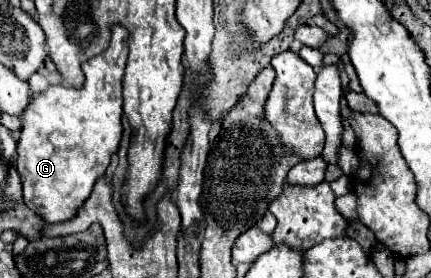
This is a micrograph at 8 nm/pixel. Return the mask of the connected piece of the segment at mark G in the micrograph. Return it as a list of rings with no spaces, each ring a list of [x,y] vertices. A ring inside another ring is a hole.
[[[115,26],[111,46],[103,54],[83,64],[85,86],[81,90],[69,86],[51,86],[47,92],[39,94],[25,108],[21,116],[23,128],[21,128],[21,138],[17,142],[17,172],[23,184],[23,200],[47,224],[71,220],[79,212],[83,200],[87,200],[87,196],[91,194],[95,180],[99,180],[99,176],[105,176],[111,156],[119,148],[123,133],[121,82],[123,82],[127,52],[129,52],[127,30],[123,26]]]

